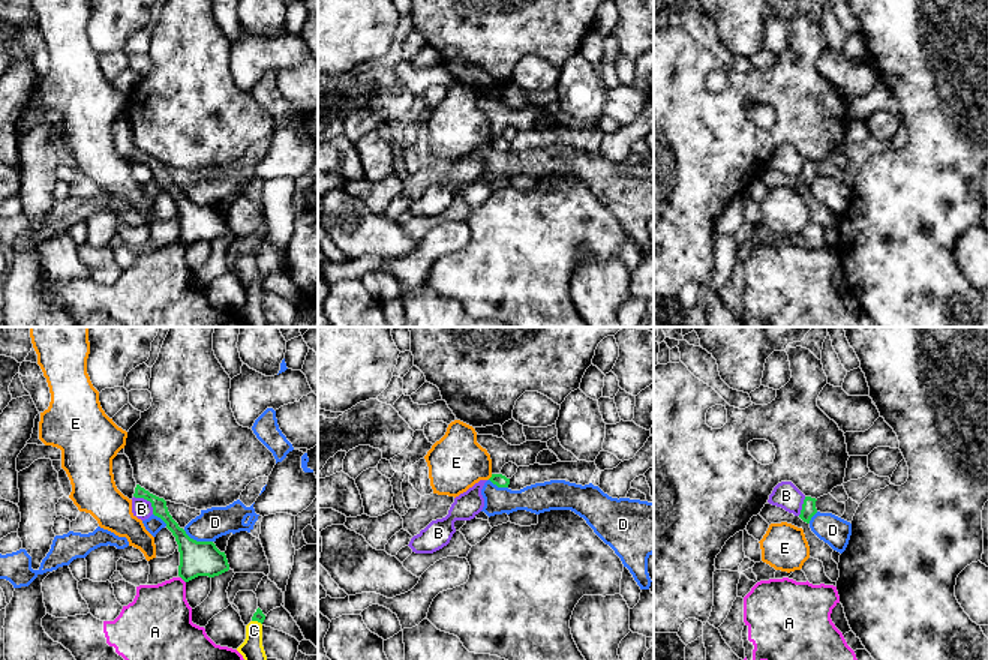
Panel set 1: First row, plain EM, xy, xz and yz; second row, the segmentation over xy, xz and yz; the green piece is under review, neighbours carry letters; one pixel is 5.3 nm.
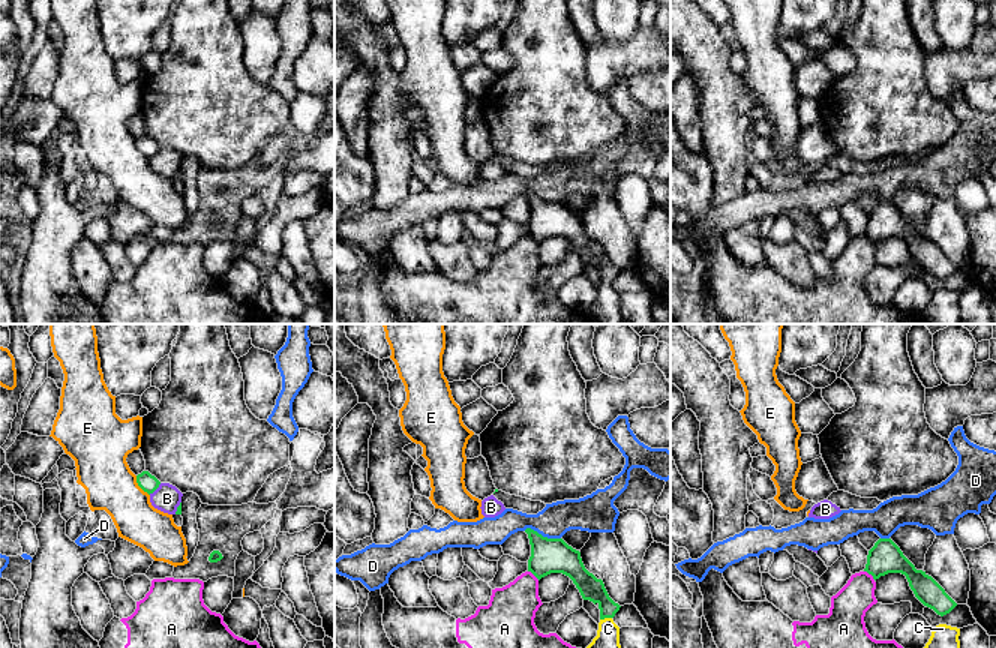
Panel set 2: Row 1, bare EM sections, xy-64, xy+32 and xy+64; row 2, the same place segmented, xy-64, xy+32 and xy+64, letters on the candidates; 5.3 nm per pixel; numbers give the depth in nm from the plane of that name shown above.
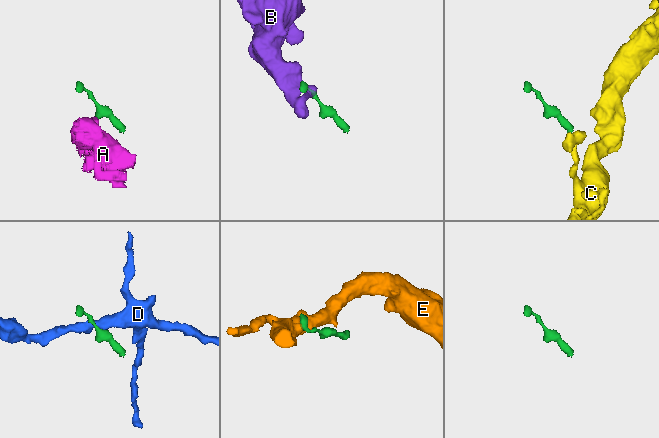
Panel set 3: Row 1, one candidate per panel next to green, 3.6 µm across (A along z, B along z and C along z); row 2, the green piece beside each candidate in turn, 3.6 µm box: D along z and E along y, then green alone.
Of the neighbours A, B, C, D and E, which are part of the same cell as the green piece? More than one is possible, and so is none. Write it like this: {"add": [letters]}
{"add": ["C"]}

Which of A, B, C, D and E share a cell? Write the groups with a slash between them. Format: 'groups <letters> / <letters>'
groups A / B / C / D / E

